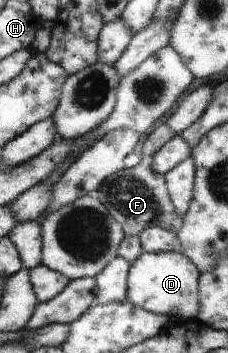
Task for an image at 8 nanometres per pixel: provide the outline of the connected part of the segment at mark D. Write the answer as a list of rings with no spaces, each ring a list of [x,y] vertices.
[[[145,250],[131,268],[129,300],[162,316],[195,319],[202,309],[201,277],[202,271],[188,254],[176,251],[151,253]]]

